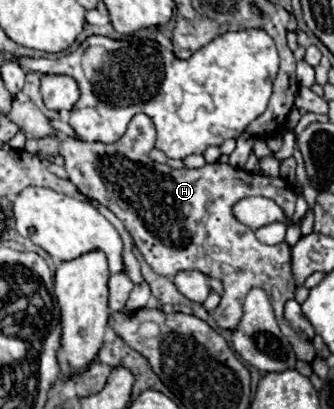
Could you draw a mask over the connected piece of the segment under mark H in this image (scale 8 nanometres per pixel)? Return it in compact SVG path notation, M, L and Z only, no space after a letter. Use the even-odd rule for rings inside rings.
M136 115L130 121L124 137L120 137L118 141L114 141L114 143L100 143L100 141L86 143L86 141L80 141L74 137L64 137L60 143L60 155L64 157L64 169L68 171L68 179L84 195L102 203L106 209L110 209L126 225L136 247L140 249L140 253L144 255L148 265L158 275L172 277L178 271L198 269L200 273L204 273L208 277L216 277L224 283L222 301L210 313L214 317L214 321L218 323L218 327L234 329L242 317L244 297L248 295L248 291L252 287L262 287L268 293L268 299L274 307L278 327L288 337L296 357L306 361L306 363L312 363L312 359L316 355L314 345L306 339L300 339L282 315L284 303L294 297L294 289L296 289L296 281L294 281L292 267L290 267L290 245L286 241L278 243L278 245L260 243L254 237L254 231L250 227L244 227L232 215L232 203L236 203L244 197L250 197L250 195L262 195L266 199L272 199L288 217L294 213L294 203L296 203L296 193L292 191L292 187L282 177L266 177L262 173L250 173L246 169L234 169L228 163L210 163L210 165L204 165L200 169L186 169L186 167L172 169L168 165L160 165L160 163L150 159L150 151L154 147L154 141L156 141L156 131L152 127L152 121L146 115Z

